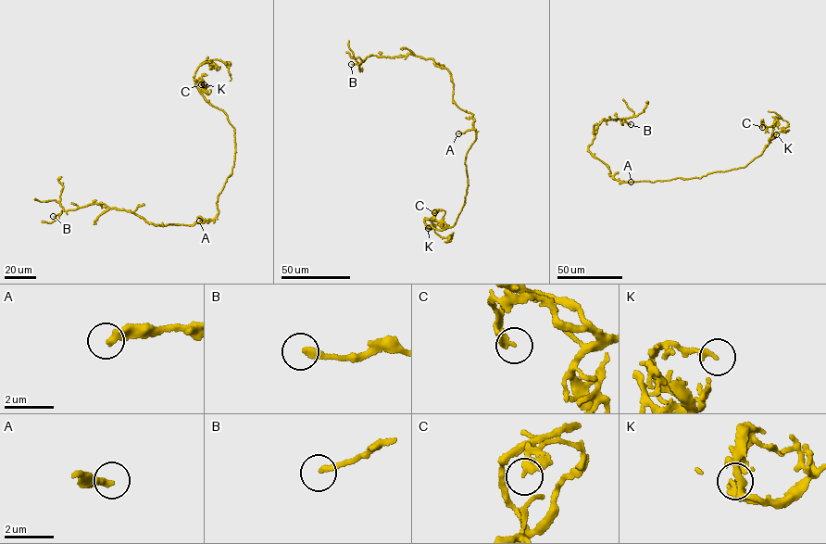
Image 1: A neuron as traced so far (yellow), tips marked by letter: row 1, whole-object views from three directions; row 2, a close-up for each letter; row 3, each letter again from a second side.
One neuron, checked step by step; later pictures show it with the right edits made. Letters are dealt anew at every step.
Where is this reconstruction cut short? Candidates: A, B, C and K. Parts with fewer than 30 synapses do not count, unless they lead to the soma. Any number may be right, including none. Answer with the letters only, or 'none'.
B

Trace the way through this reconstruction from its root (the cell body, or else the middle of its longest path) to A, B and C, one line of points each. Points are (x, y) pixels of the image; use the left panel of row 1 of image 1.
A: (216, 204), (219, 212), (216, 217), (199, 221)
B: (216, 204), (219, 212), (214, 219), (191, 225), (156, 225), (131, 211), (102, 203), (63, 209), (53, 216)
C: (216, 204), (218, 196), (232, 172), (235, 129), (223, 110), (207, 103), (195, 82), (203, 80), (201, 84)

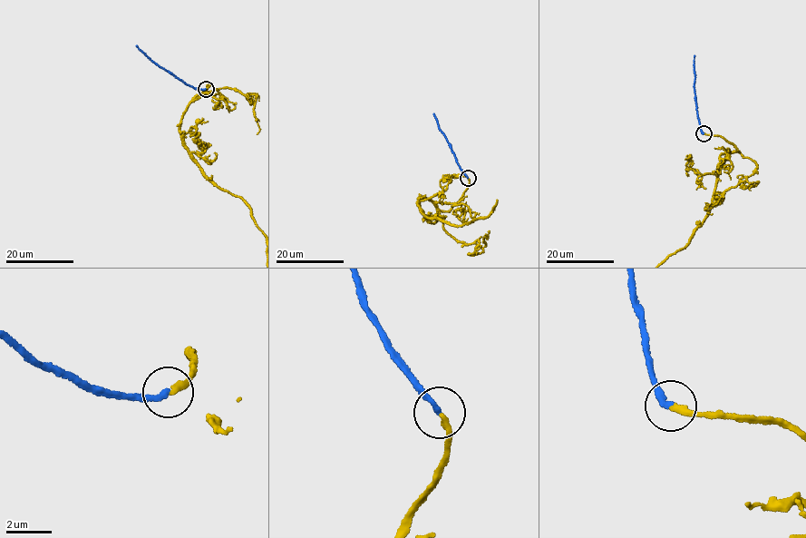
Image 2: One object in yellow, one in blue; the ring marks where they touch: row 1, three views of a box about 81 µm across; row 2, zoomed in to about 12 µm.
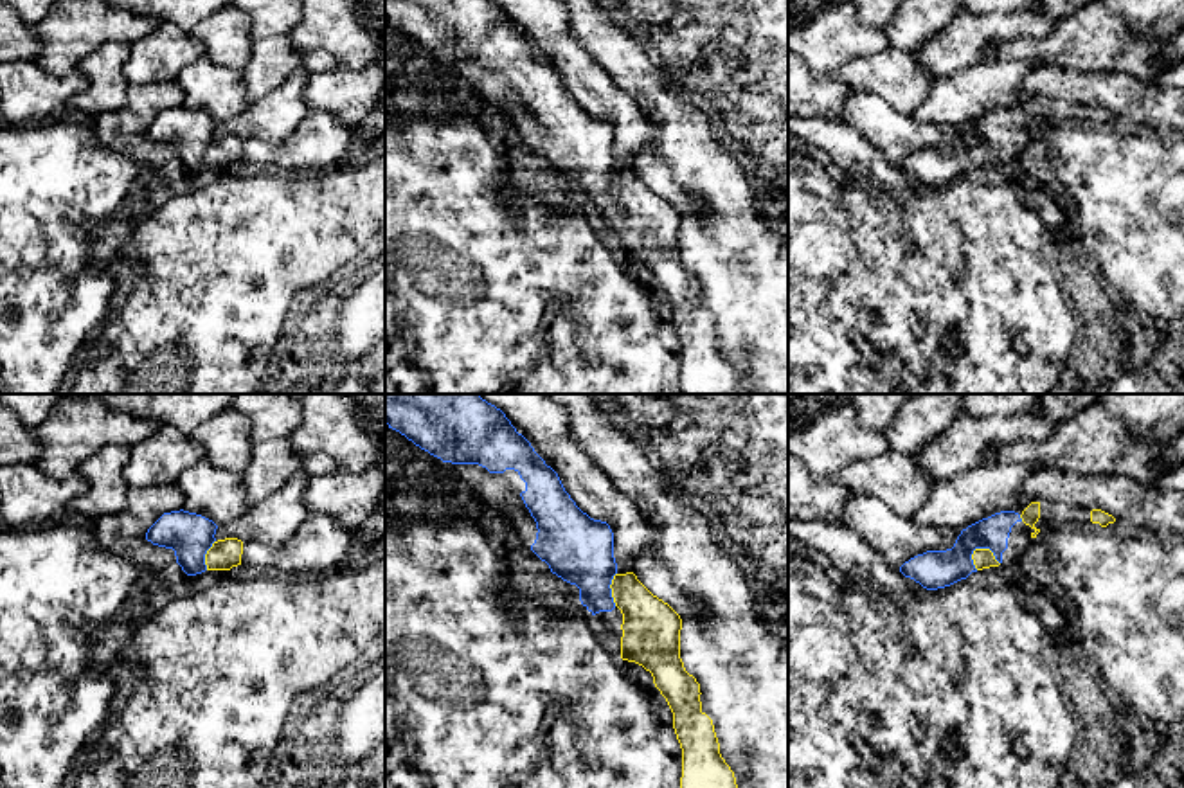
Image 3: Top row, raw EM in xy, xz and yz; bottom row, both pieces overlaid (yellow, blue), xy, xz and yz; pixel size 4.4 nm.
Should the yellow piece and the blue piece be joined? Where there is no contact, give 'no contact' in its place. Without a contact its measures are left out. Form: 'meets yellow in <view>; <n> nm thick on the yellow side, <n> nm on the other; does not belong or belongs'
meets yellow in yz; 100 nm thick on the yellow side, 180 nm on the other; belongs

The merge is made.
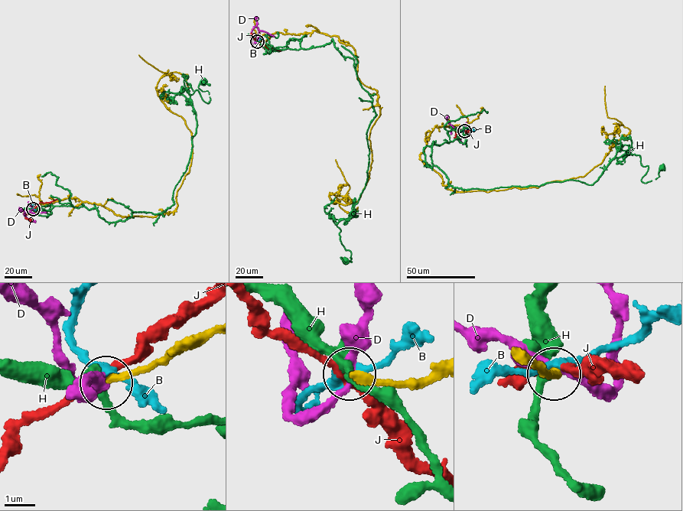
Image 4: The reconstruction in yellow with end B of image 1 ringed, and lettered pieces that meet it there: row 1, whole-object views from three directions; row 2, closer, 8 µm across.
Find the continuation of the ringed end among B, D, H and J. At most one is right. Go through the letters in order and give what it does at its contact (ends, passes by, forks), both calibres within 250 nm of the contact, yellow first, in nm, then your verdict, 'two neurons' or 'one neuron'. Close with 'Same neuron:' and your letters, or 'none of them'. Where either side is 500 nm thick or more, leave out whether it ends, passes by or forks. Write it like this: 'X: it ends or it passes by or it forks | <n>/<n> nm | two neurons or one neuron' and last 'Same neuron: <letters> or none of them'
B: it passes by | 280/320 nm | two neurons
D: it passes by | 280/220 nm | two neurons
H: it forks | 260/240 nm | two neurons
J: it passes by | 280/280 nm | two neurons
Same neuron: none of them

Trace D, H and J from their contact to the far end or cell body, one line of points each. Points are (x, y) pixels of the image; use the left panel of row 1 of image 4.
D: (34, 209), (24, 215), (29, 220), (36, 221)
H: (33, 209), (96, 208), (108, 222), (164, 212), (196, 128), (179, 92), (196, 90), (208, 103), (203, 82)
J: (34, 209), (39, 203), (50, 203), (57, 199)

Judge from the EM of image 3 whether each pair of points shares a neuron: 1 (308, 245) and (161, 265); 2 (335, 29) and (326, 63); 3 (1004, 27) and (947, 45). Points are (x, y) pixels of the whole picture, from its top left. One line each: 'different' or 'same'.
1: same
2: different
3: same

